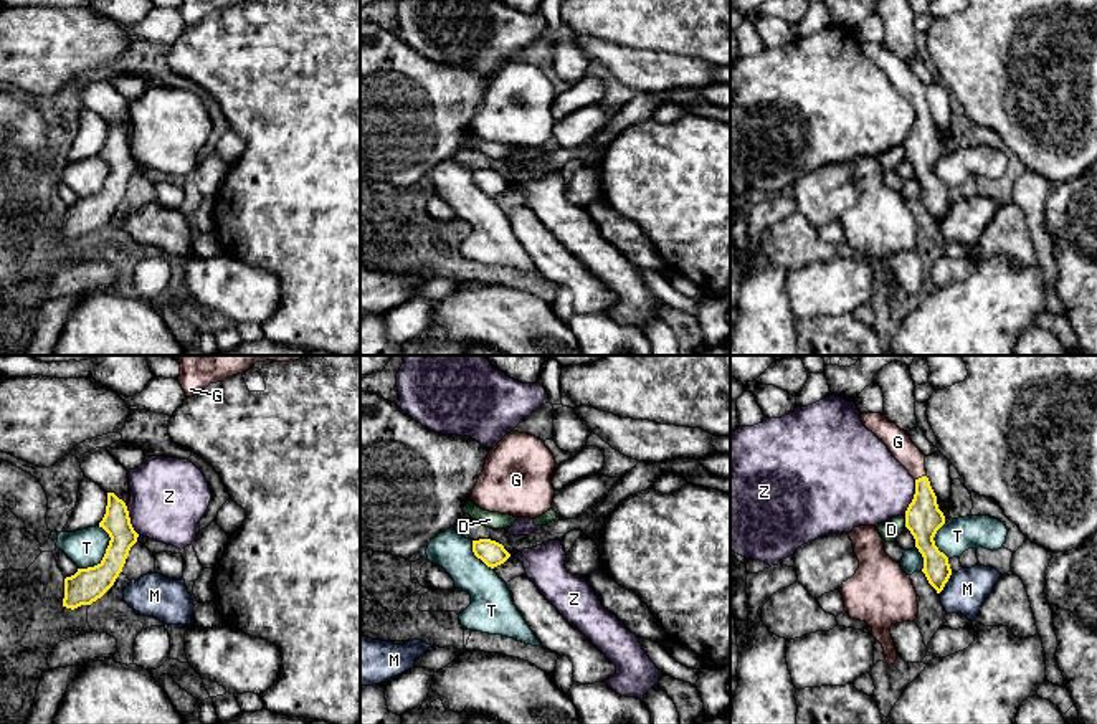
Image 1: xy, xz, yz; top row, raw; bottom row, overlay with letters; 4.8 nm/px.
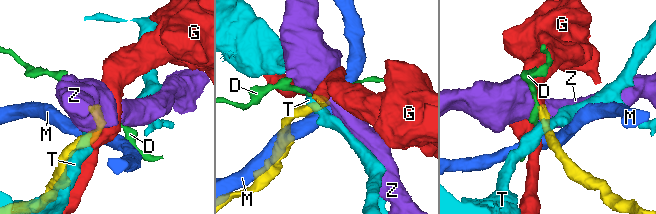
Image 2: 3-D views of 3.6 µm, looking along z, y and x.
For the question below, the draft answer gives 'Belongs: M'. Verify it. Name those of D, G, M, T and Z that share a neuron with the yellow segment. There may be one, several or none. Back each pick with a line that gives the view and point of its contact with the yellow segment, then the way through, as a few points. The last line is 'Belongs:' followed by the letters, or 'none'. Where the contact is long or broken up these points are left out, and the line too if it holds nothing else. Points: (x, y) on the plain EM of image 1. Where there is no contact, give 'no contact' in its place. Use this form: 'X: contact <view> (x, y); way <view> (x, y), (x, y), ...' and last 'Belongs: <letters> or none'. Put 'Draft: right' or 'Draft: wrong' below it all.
G: contact yz (922, 106); way yz (922, 147), (922, 106), (912, 88), (897, 71)
Belongs: G
Draft: wrong

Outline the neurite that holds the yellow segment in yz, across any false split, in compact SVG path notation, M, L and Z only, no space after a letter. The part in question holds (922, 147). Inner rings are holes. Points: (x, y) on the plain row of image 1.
M861 43L862 55L872 61L892 86L915 109L915 124L905 141L905 157L915 169L915 177L924 187L928 213L940 223L952 205L948 187L935 175L935 164L945 154L937 126L925 99L925 84L912 73L909 63L889 51L882 43Z

